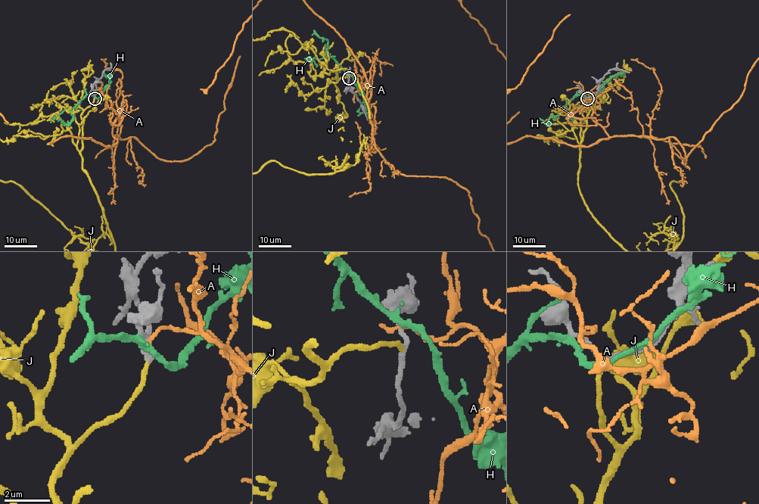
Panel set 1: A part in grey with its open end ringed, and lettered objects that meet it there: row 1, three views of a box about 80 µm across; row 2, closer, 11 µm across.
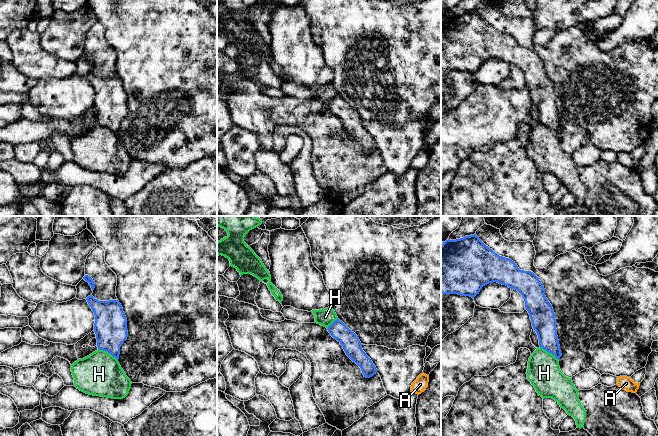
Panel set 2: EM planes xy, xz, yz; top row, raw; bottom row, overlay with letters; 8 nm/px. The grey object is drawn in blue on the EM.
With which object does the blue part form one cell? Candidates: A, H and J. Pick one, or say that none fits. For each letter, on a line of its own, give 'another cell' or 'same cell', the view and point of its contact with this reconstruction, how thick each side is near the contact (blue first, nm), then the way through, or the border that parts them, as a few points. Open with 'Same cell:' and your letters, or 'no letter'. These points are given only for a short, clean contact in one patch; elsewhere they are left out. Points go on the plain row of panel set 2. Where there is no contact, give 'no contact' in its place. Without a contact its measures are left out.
Same cell: J
A: another cell; no contact
H: another cell; meets blue in xy at (108, 128); 260 nm thick on the blue side, 360 nm on the other; border along xy (98, 124), (107, 127), (117, 136)
J: same cell; no contact

